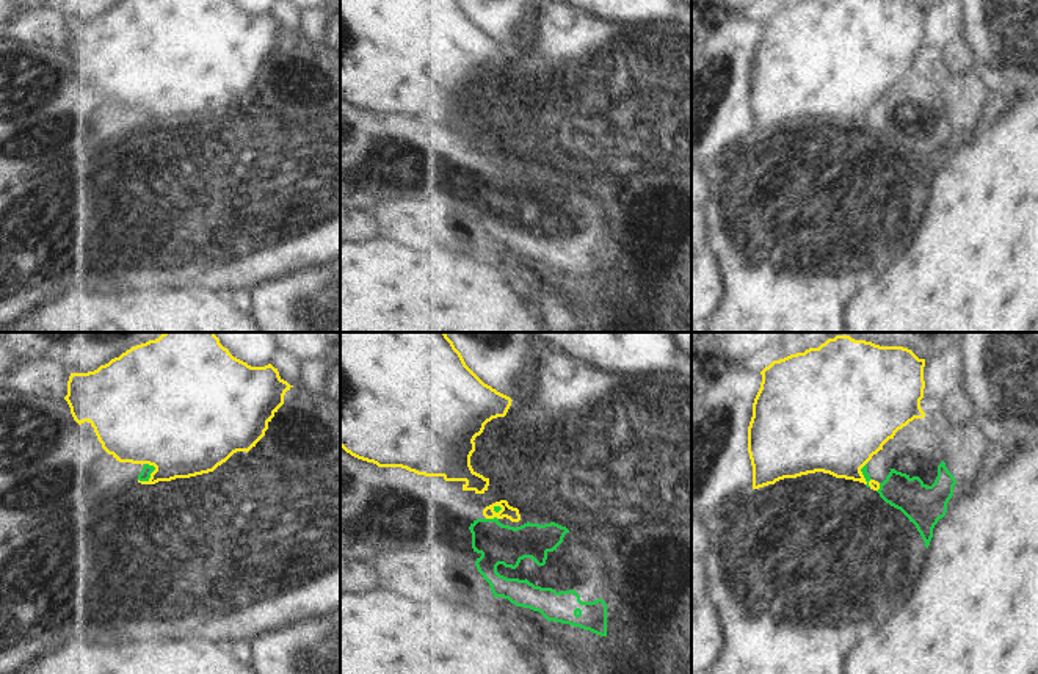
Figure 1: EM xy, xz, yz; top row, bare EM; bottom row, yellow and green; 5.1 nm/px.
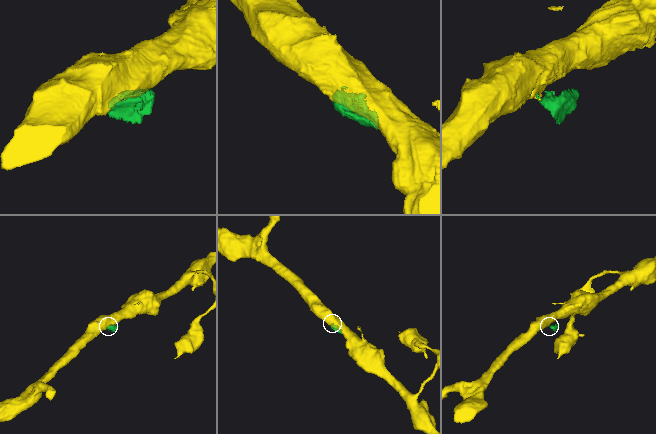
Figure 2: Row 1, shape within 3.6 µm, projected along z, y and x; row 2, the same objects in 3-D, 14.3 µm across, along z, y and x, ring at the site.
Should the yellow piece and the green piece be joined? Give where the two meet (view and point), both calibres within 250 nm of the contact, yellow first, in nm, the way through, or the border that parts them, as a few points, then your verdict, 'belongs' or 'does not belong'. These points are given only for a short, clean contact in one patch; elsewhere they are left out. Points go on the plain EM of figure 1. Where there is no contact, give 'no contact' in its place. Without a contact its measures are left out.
contact xy (149, 127); calibres 380 and 60 nm; does not belong

